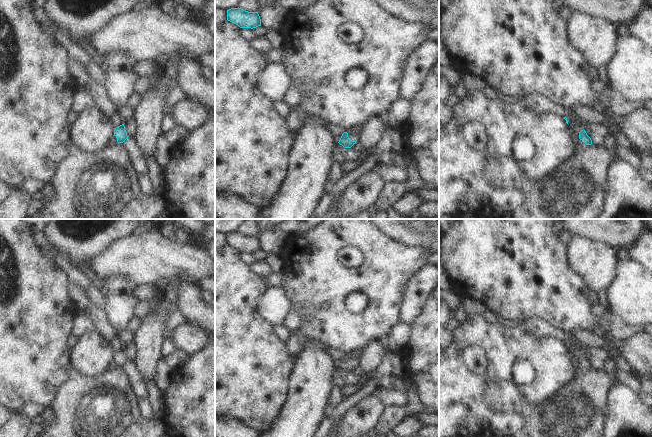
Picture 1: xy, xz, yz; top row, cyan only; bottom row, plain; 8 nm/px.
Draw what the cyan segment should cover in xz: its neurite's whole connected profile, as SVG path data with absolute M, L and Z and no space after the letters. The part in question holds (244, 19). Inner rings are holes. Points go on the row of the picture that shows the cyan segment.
M241 8L227 10L227 20L238 25L240 28L256 28L261 26L258 12L248 12Z

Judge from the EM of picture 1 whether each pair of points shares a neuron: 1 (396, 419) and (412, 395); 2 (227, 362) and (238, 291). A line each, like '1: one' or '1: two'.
1: one
2: one

